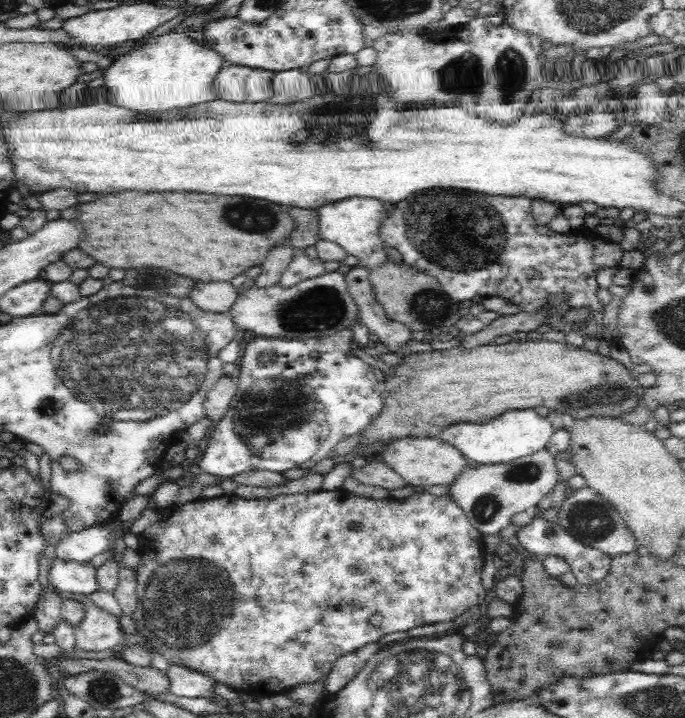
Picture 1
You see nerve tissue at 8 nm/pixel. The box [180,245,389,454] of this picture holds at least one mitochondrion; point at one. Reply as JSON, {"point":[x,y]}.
{"point":[317,308]}

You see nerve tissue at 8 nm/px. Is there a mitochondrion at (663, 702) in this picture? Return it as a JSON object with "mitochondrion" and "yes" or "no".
{"mitochondrion":"yes"}

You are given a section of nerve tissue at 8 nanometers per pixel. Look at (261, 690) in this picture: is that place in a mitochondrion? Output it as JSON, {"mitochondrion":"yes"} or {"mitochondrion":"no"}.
{"mitochondrion":"no"}

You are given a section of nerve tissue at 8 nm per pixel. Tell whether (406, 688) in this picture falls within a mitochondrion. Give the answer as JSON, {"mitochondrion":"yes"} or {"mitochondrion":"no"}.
{"mitochondrion":"yes"}

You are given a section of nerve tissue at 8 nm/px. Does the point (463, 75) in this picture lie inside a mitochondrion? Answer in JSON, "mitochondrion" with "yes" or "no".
{"mitochondrion":"yes"}

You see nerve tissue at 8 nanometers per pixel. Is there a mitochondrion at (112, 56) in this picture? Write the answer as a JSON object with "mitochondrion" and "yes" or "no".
{"mitochondrion":"no"}

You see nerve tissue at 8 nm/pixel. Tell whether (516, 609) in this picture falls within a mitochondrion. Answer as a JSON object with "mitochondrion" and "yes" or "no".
{"mitochondrion":"no"}

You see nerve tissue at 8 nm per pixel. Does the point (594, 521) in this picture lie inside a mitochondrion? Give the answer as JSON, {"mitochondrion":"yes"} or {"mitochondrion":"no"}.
{"mitochondrion":"yes"}

